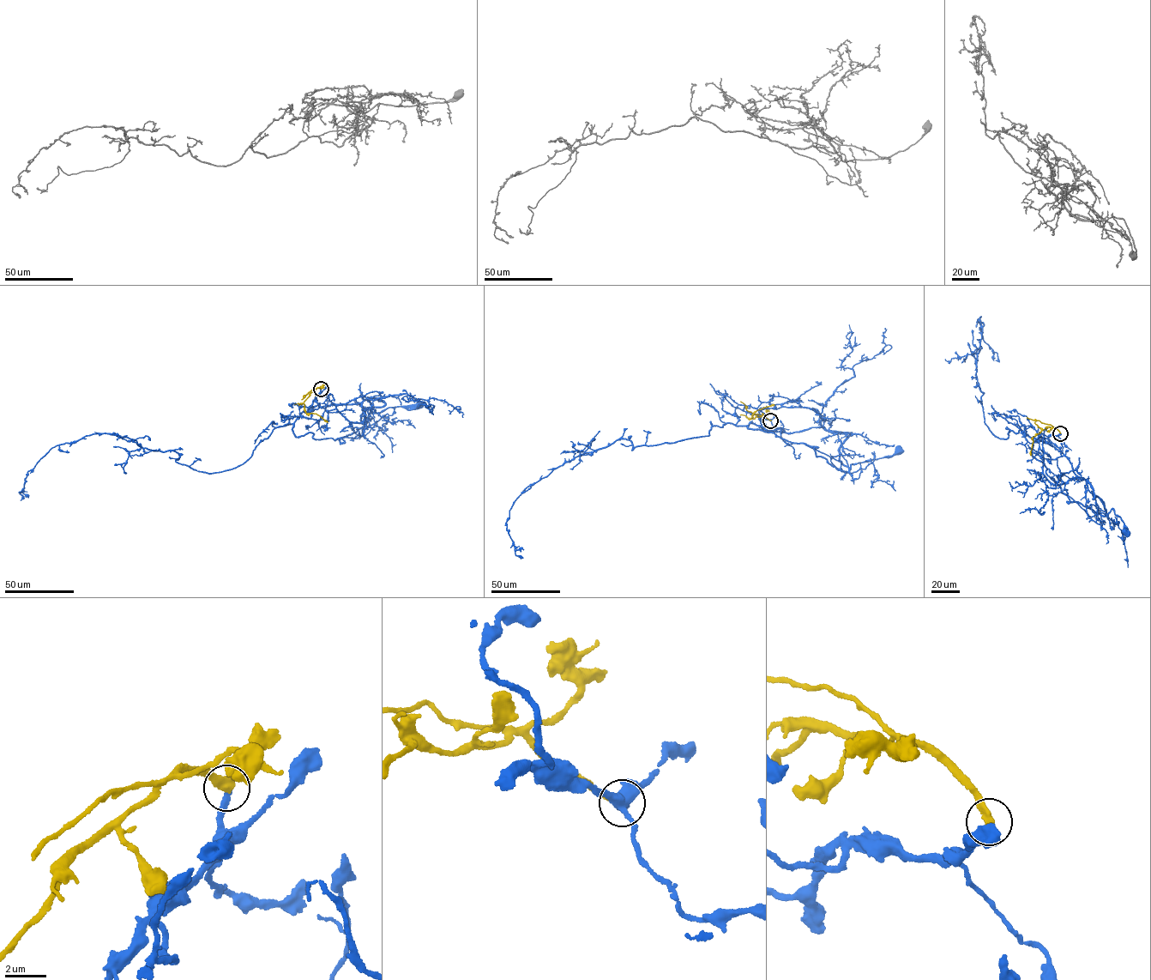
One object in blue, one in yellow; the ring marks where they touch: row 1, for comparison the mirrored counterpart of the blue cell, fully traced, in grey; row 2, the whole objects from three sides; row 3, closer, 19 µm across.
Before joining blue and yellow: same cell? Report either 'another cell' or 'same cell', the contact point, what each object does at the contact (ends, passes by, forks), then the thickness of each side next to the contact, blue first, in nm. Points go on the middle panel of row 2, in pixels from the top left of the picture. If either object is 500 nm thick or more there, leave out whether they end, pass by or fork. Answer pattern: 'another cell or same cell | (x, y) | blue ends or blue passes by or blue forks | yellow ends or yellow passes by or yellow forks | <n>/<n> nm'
another cell | (770, 420) | blue ends | yellow ends | 260/480 nm

